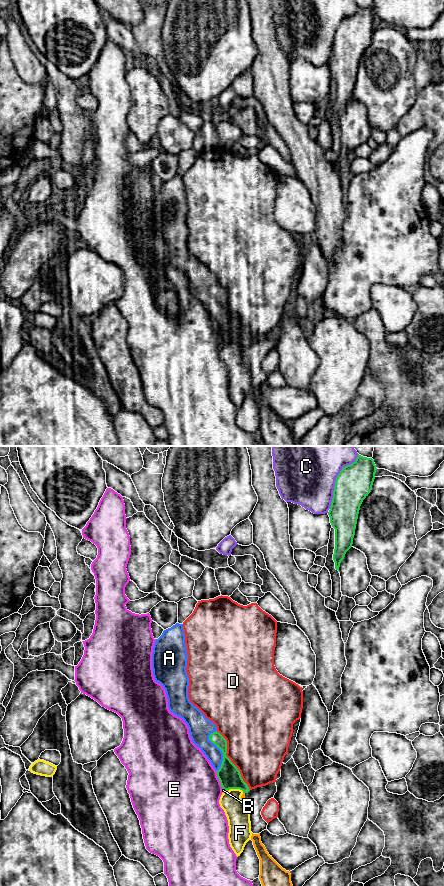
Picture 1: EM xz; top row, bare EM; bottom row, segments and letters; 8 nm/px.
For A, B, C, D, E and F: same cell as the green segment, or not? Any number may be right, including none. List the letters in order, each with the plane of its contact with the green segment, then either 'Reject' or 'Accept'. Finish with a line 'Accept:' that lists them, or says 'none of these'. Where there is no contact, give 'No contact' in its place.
A: Touches green in xz. Accept
B: Touches green in xz. Reject
C: Touches green in xz. Reject
D: Touches green in xz. Reject
E: Touches green in xz. Reject
F: Touches green in xz. Reject
Accept: A

